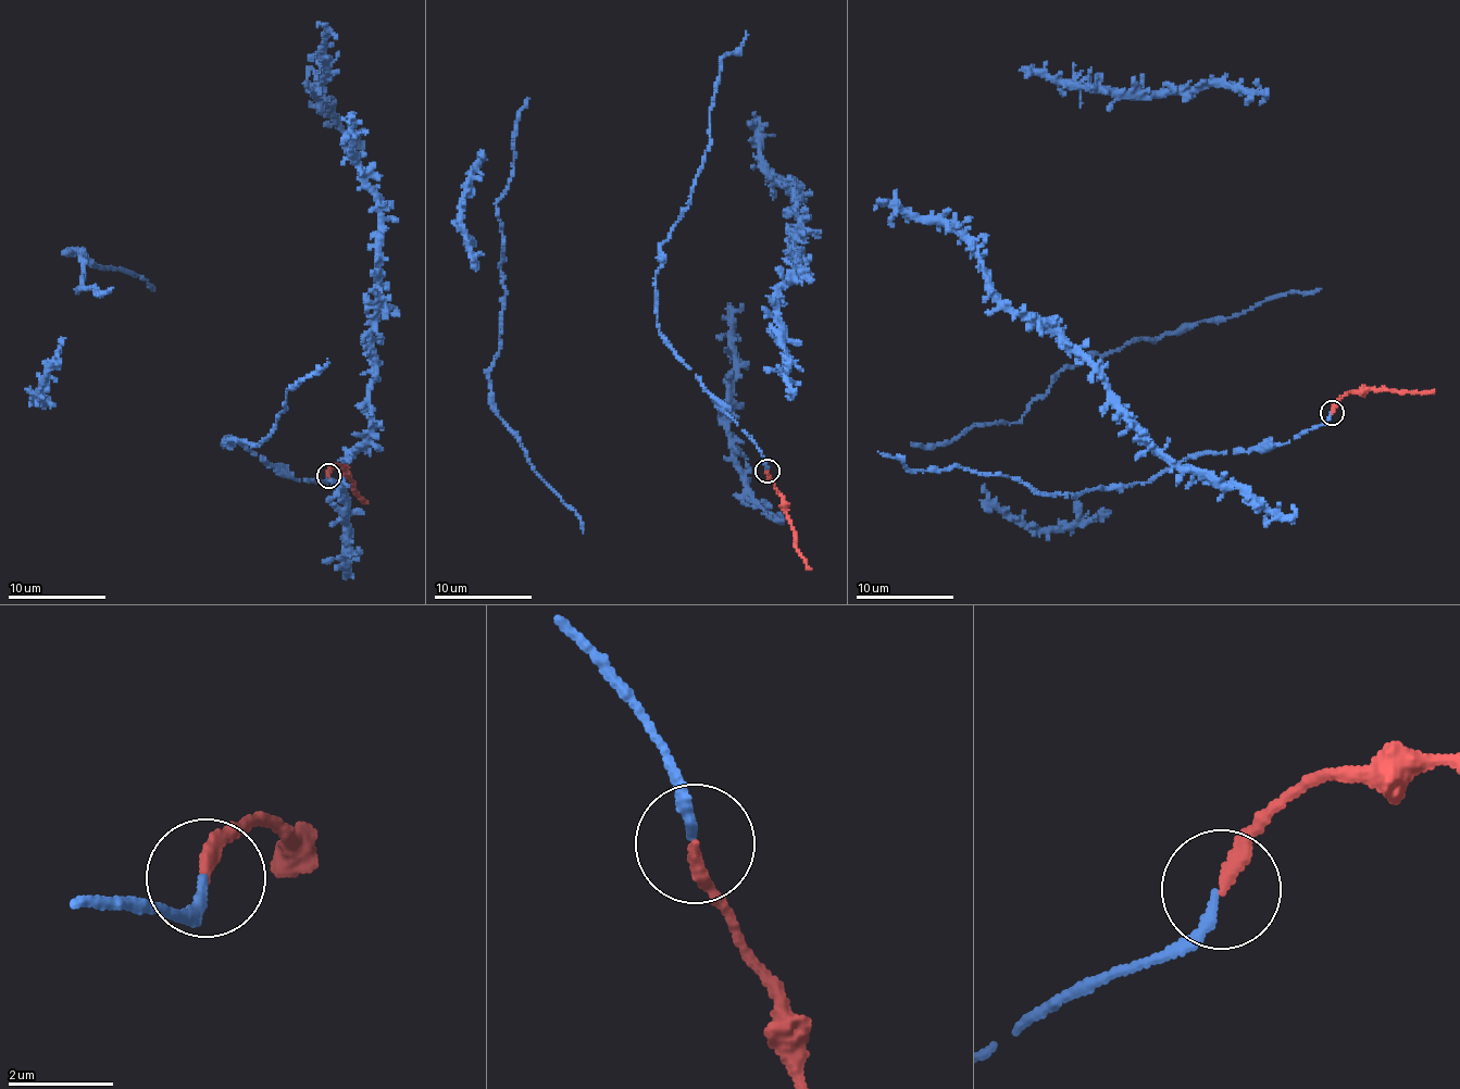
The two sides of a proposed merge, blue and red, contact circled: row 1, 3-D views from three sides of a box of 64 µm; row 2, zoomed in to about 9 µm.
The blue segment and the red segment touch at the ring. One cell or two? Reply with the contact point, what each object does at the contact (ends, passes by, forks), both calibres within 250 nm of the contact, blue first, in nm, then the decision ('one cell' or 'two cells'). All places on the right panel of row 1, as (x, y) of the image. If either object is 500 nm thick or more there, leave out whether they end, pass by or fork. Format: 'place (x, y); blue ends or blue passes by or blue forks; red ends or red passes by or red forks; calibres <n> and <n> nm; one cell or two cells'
place (1332, 412); blue ends; red ends; calibres 160 and 260 nm; two cells

